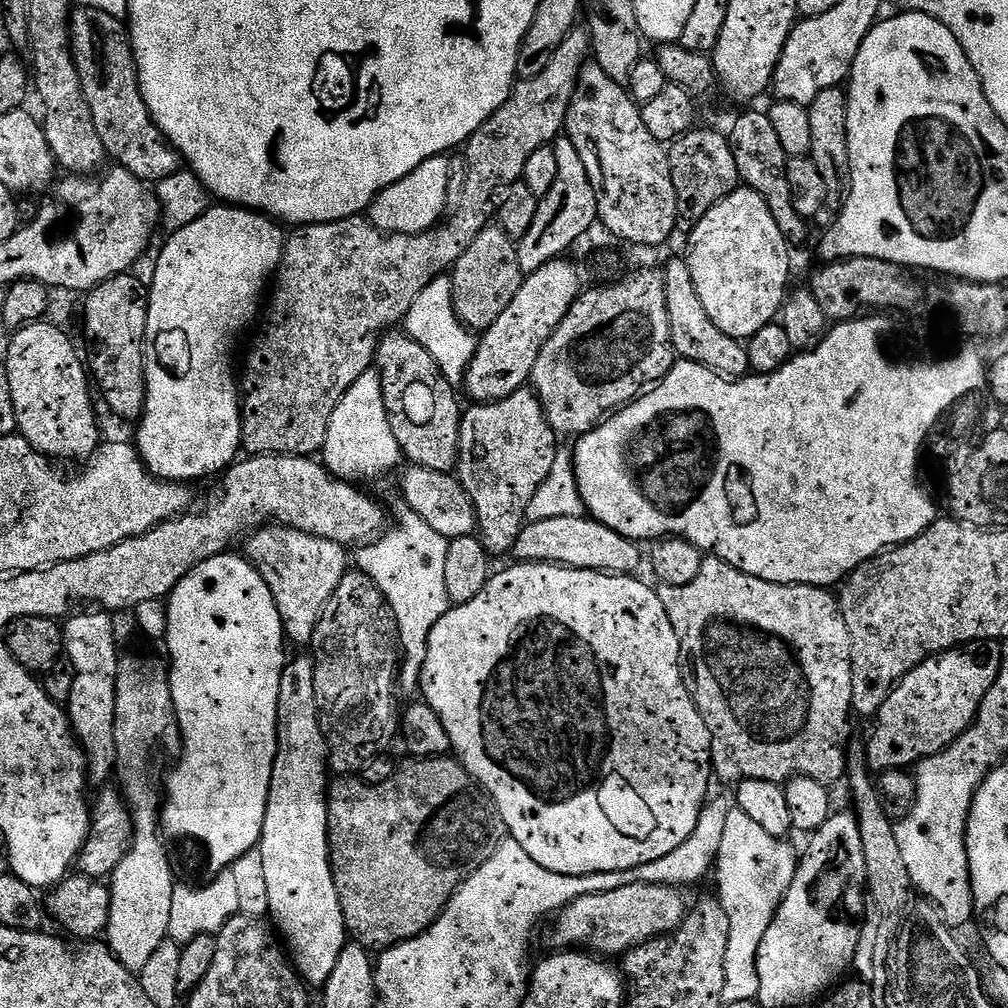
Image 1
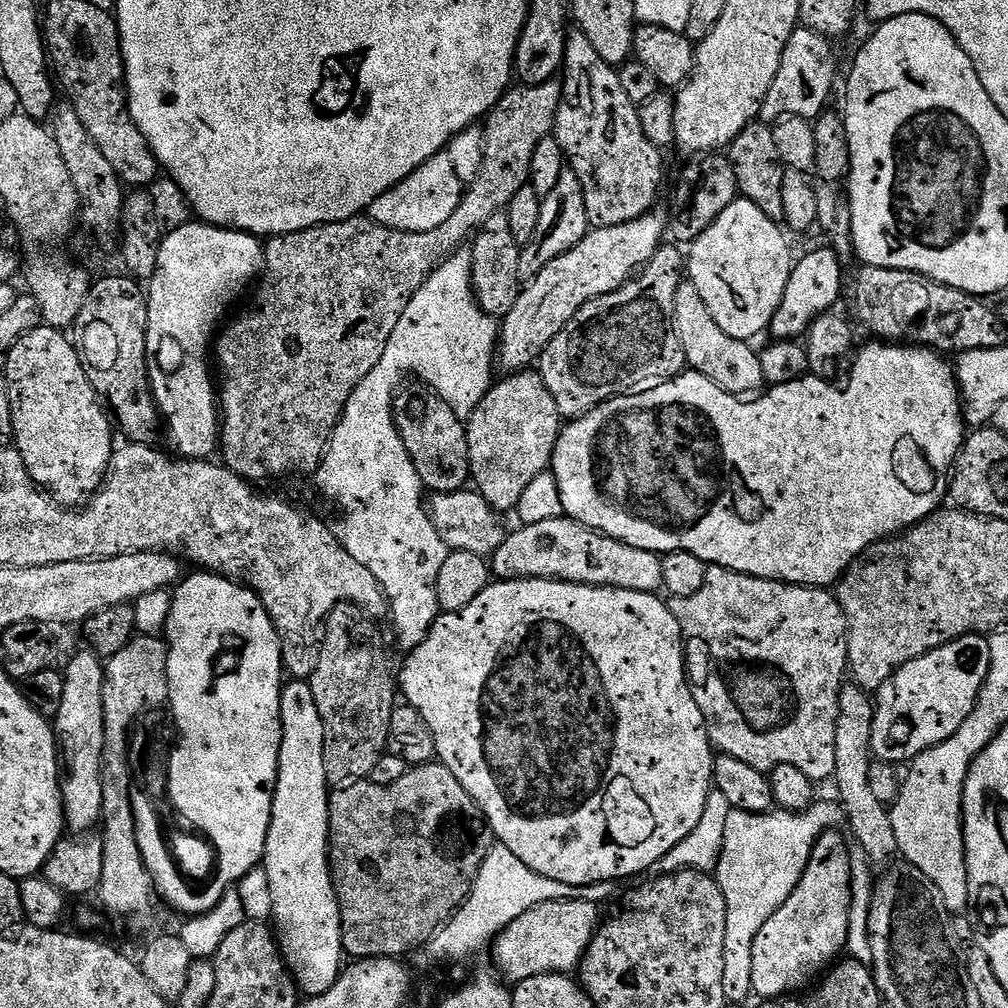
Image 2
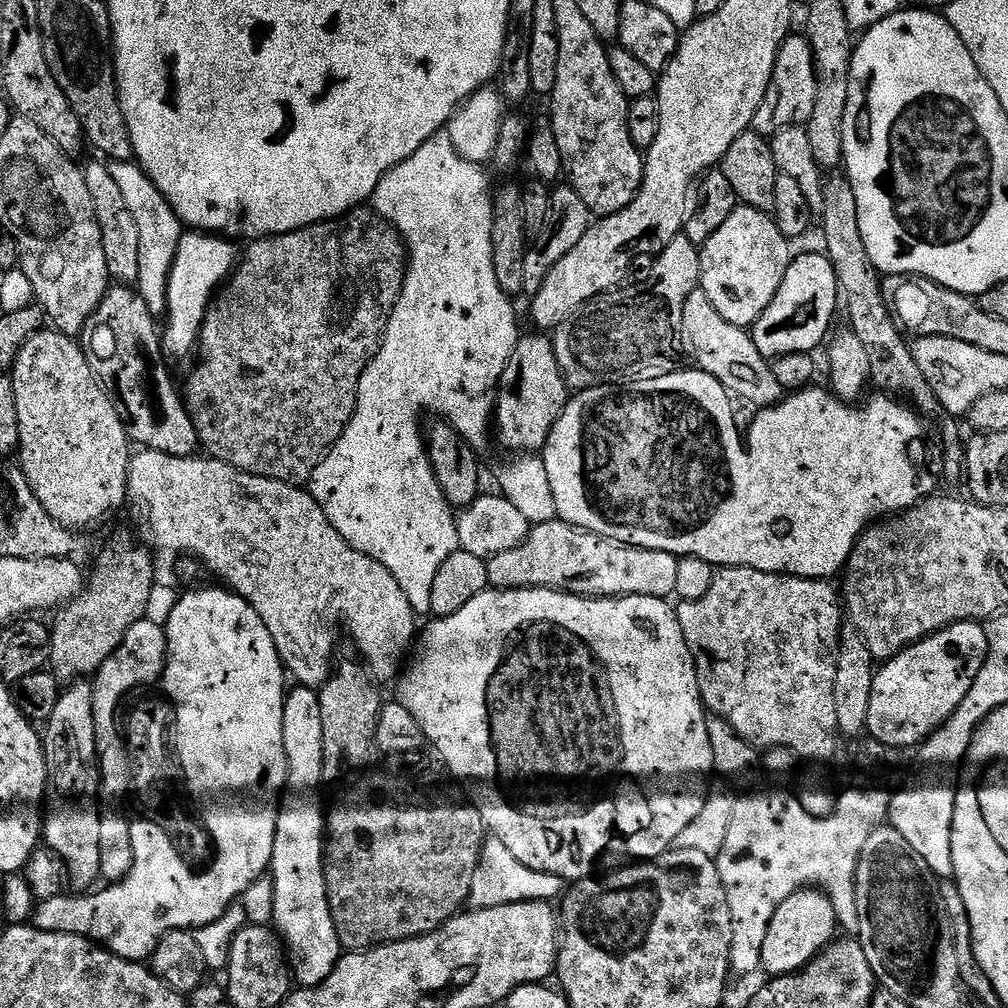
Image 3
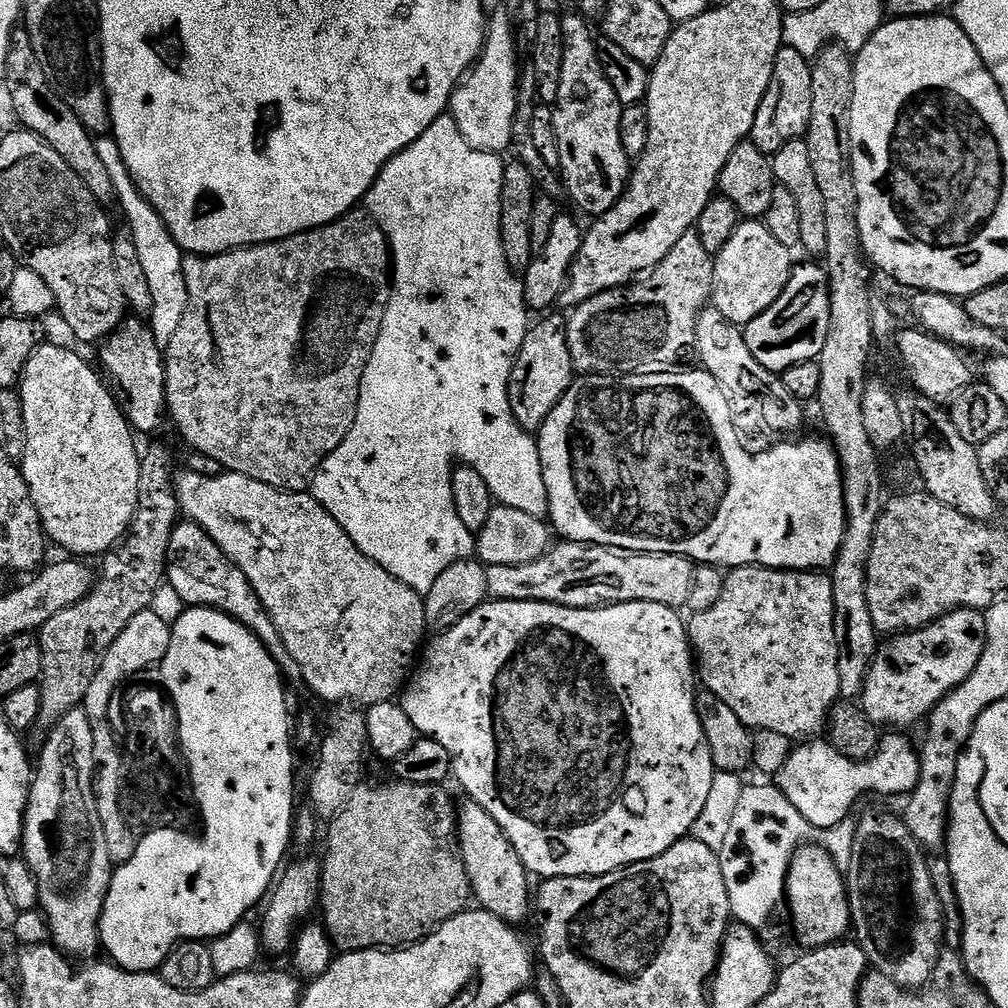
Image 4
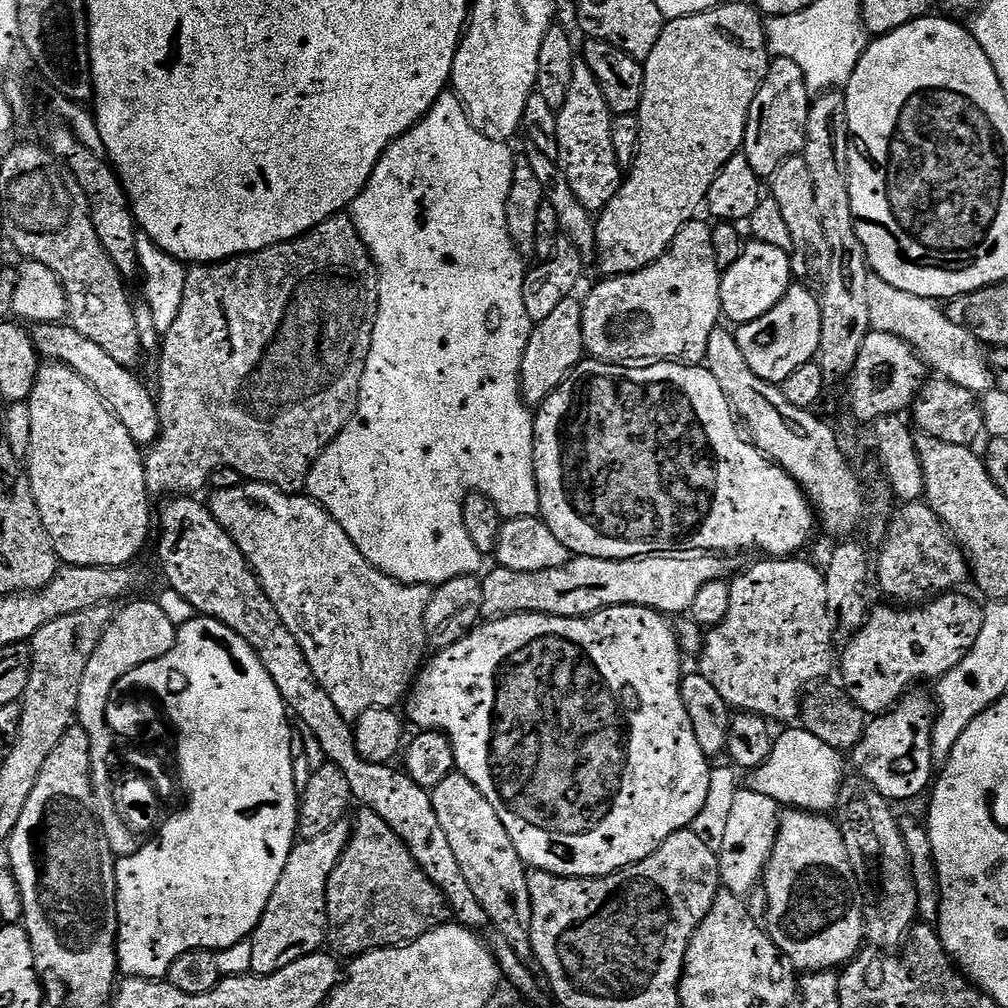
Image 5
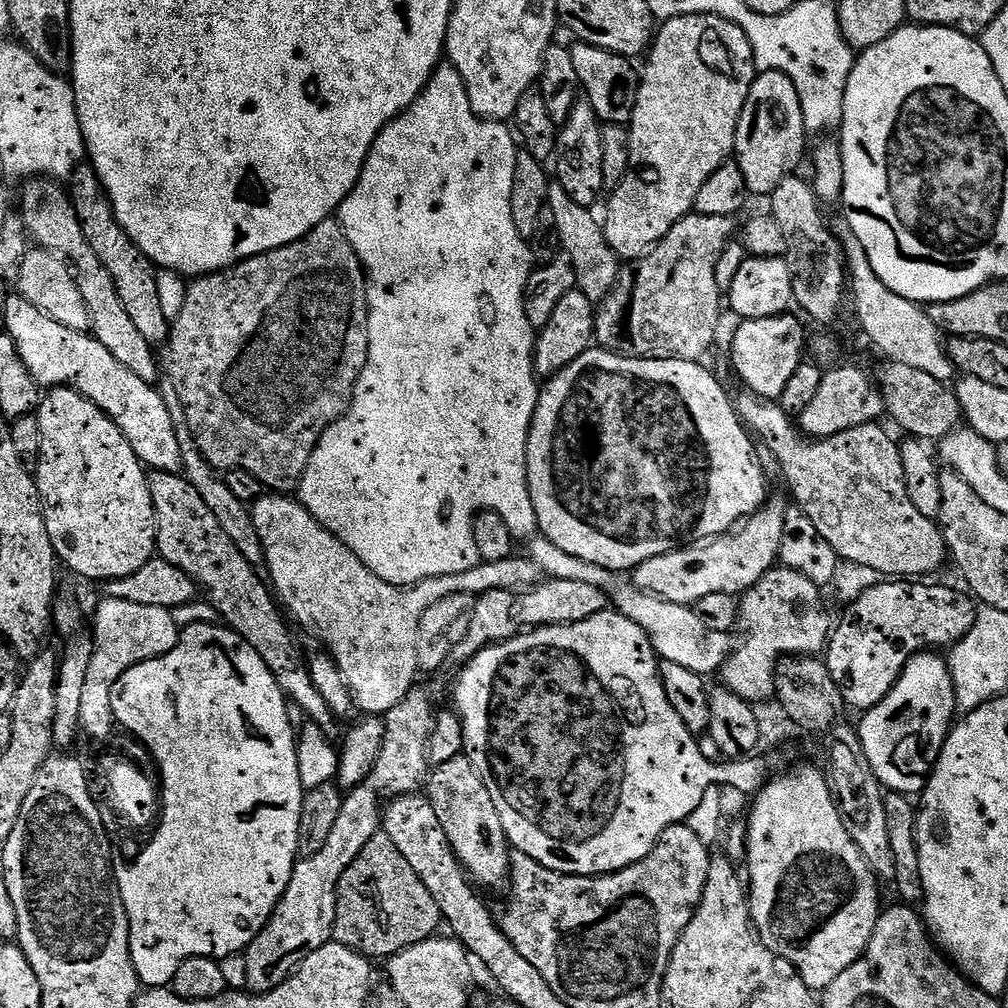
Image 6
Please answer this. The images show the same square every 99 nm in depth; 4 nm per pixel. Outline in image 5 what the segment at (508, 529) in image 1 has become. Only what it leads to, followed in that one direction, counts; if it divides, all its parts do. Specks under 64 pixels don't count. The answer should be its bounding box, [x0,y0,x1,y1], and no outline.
[520,295,585,406]

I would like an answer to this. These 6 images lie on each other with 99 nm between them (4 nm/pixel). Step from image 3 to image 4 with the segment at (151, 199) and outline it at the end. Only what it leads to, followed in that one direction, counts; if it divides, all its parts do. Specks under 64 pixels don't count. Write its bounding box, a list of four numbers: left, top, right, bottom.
[95,134,188,350]

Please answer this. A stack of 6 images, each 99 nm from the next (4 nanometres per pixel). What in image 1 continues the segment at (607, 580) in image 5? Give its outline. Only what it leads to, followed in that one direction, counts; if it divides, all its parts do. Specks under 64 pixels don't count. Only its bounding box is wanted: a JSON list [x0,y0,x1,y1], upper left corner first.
[511,515,641,574]

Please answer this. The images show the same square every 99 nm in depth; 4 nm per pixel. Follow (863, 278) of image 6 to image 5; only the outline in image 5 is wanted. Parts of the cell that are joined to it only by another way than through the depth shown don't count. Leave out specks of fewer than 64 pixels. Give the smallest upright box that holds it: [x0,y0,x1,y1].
[866,274,994,394]

